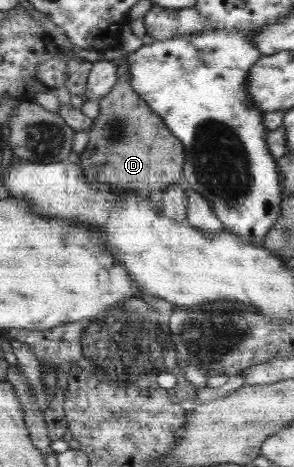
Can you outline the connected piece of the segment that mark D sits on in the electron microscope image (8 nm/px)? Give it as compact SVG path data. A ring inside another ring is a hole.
M130 73L118 78L116 86L97 105L100 114L94 119L89 142L80 153L80 166L86 179L110 184L118 190L132 190L144 197L180 183L185 147L162 118L132 90Z

